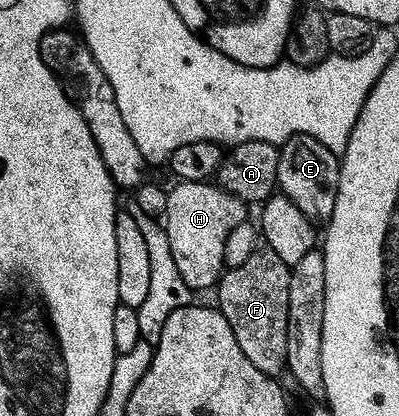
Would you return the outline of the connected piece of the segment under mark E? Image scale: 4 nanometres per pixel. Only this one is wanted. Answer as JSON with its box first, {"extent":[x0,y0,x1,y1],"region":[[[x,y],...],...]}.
{"extent":[278,133,340,223],"region":[[[305,133],[286,139],[279,146],[278,179],[279,192],[302,211],[314,223],[327,223],[334,215],[334,199],[338,199],[338,179],[340,178],[340,157],[331,153],[318,139]]]}

